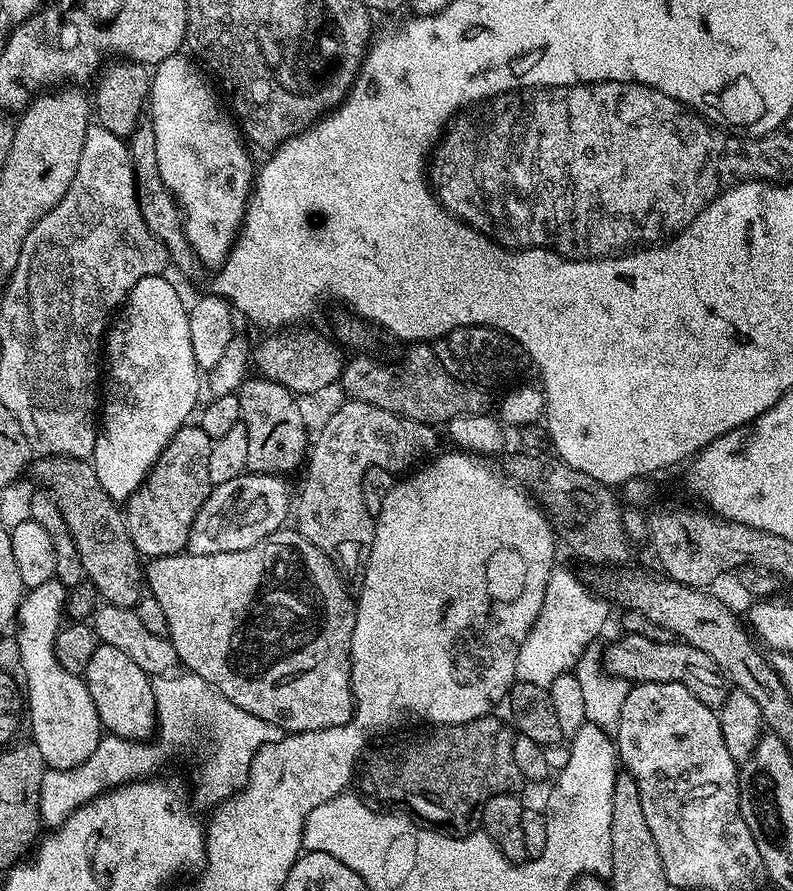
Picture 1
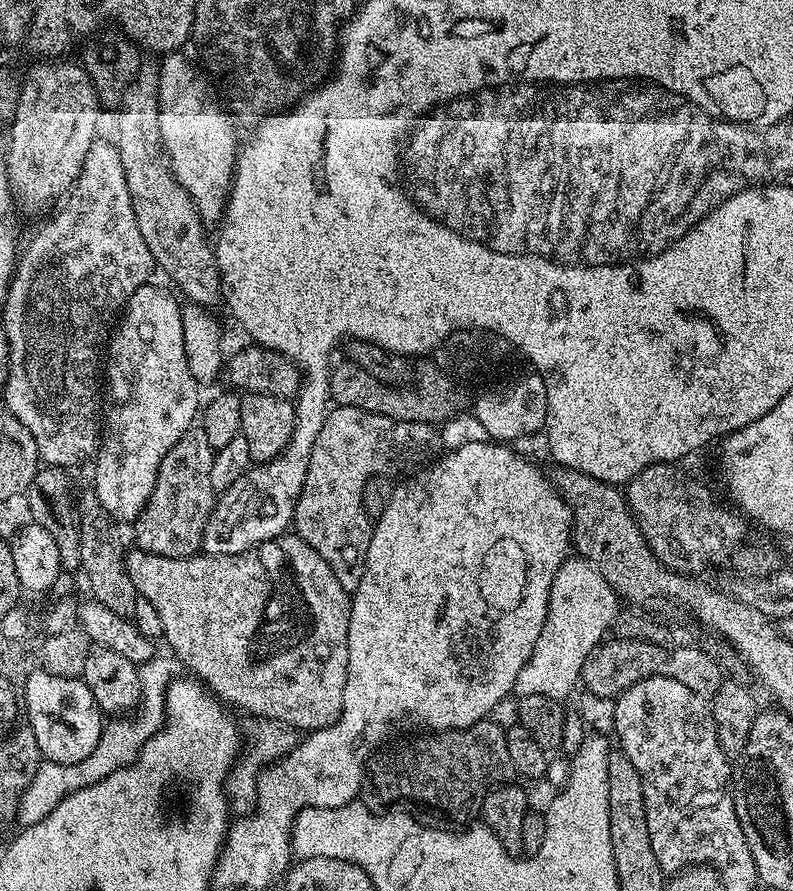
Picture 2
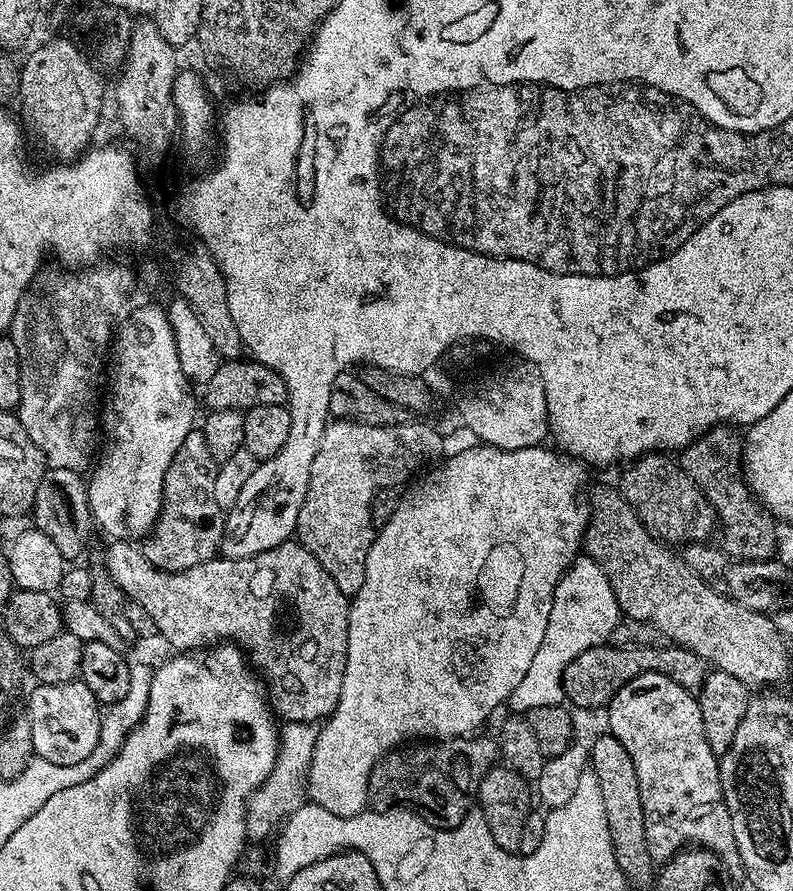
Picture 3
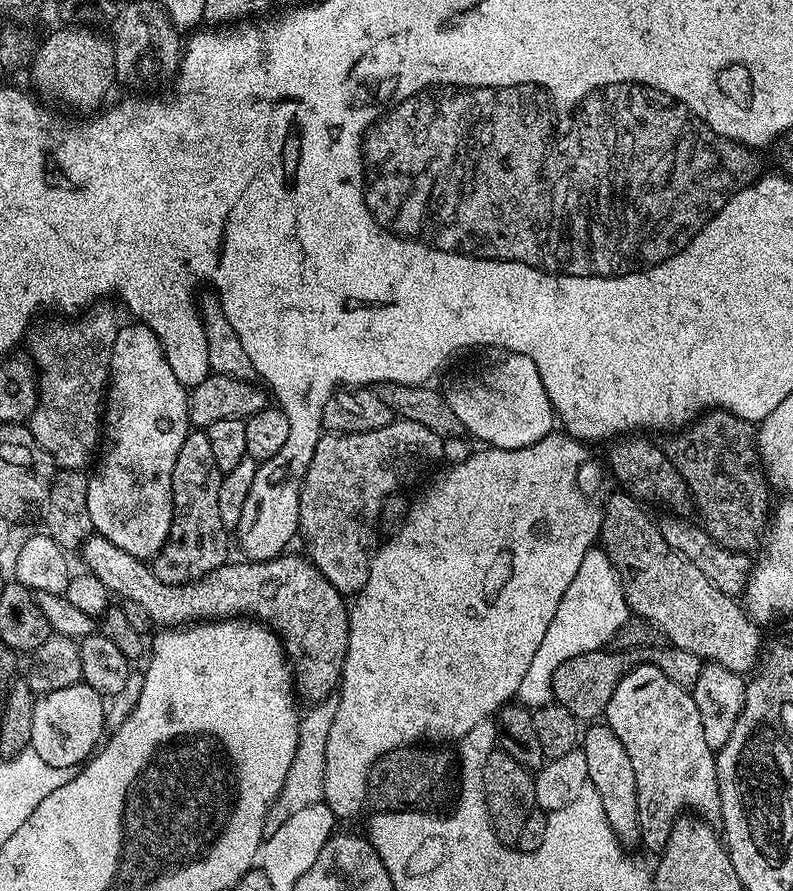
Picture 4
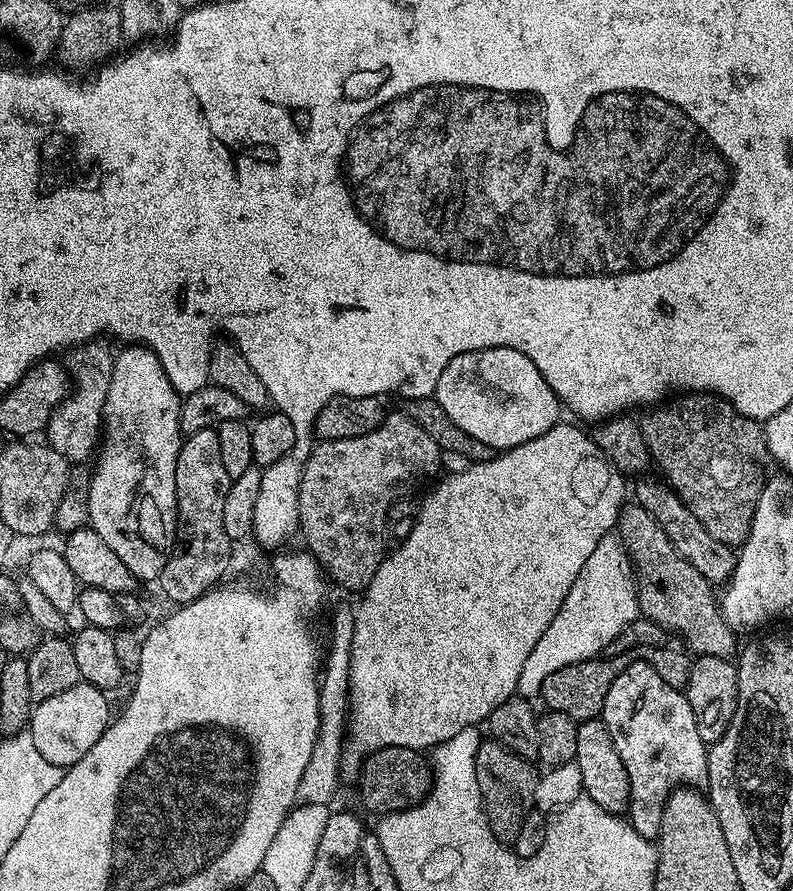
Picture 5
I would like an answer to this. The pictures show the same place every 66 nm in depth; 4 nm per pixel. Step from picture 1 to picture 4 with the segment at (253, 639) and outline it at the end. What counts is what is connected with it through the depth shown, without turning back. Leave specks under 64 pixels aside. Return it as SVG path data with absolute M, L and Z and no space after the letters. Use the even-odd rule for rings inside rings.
M89 536L82 545L83 552L83 567L91 572L94 578L98 578L98 582L105 584L113 597L138 602L152 619L153 625L187 626L193 622L207 621L209 618L255 618L267 624L280 637L294 673L295 691L301 697L304 695L308 702L325 700L337 689L344 674L350 608L345 597L341 596L338 590L334 590L334 586L326 582L326 578L314 567L312 561L303 555L300 557L281 554L273 560L254 560L243 562L244 564L229 562L200 580L193 580L191 584L163 584L145 561L134 558L134 554L126 554L126 550L118 550L118 546L111 544L105 536Z

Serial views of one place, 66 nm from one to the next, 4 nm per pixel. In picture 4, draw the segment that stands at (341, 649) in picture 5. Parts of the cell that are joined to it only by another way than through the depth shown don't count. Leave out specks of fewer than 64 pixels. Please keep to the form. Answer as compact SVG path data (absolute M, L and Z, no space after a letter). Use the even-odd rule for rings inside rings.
M333 694L325 700L315 701L311 705L312 712L304 712L300 718L300 737L298 750L294 754L294 762L290 762L290 774L286 774L286 782L280 791L280 797L268 811L266 825L269 833L278 830L290 814L298 814L298 810L309 810L312 804L320 804L324 799L324 775L326 774L326 738L330 738L330 726L334 726L334 714L338 714L339 695Z

